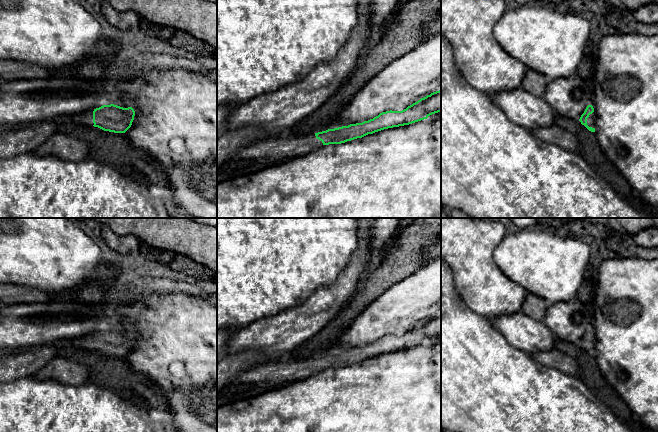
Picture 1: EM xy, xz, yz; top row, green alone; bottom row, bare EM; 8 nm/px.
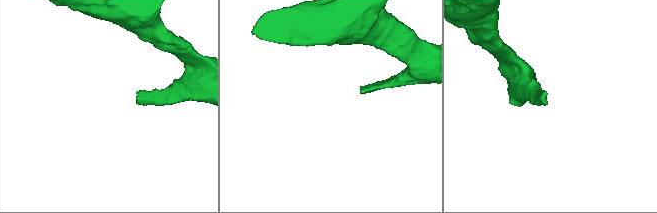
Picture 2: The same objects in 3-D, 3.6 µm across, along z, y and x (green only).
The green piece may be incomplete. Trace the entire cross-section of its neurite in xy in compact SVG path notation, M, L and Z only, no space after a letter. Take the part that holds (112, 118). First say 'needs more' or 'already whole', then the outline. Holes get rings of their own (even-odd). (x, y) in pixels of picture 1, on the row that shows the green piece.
needs more; M114 104L103 105L93 111L57 118L54 121L59 123L73 123L75 125L94 126L104 131L114 133L125 133L132 125L135 111L132 107L123 108Z

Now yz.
needs more; M588 105L581 115L579 121L584 125L589 131L595 132L596 123L595 123L595 113L592 105Z

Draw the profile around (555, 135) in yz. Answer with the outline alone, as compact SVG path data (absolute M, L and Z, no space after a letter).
M556 124L539 127L530 132L545 143L559 146L567 151L579 153L579 141L575 135Z

